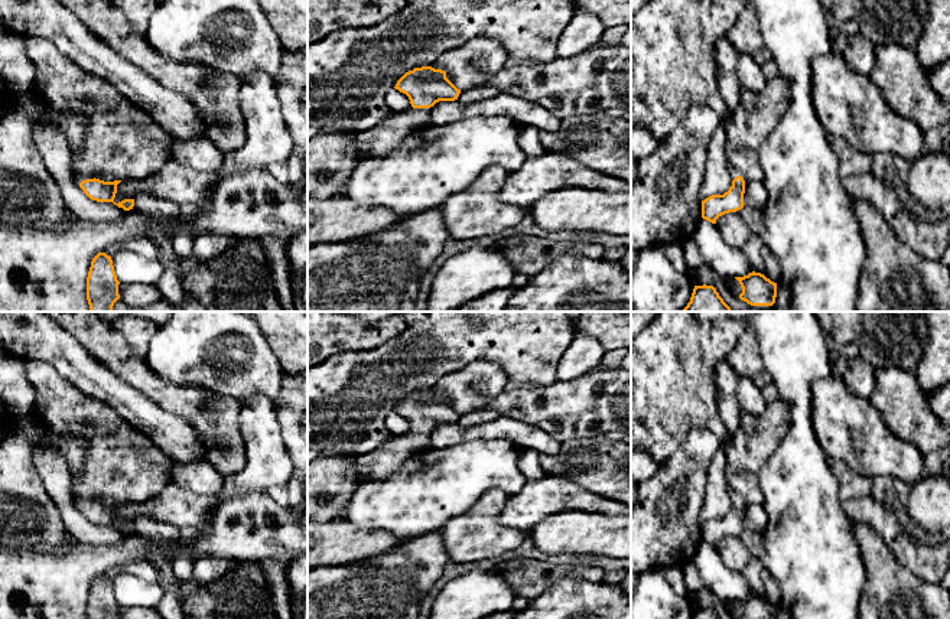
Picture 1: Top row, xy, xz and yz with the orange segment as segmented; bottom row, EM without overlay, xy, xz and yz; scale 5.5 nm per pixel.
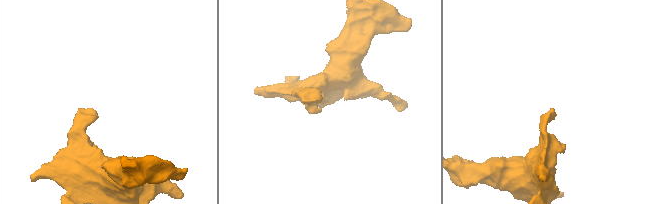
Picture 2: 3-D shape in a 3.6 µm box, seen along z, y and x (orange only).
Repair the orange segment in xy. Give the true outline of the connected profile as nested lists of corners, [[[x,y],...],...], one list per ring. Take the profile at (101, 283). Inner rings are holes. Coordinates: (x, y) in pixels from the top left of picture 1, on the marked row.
[[[98,253],[87,277],[87,300],[91,312],[114,312],[113,306],[120,299],[113,260],[105,253]]]

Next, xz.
[[[432,66],[406,72],[394,88],[409,97],[411,108],[391,111],[378,124],[357,131],[354,144],[359,162],[383,159],[393,153],[411,134],[432,126],[430,107],[439,101],[455,101],[461,94],[445,71]]]

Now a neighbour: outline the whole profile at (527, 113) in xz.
[[[500,92],[497,97],[472,104],[439,101],[430,110],[430,121],[435,126],[461,121],[472,115],[508,115],[523,126],[533,126],[540,131],[556,131],[562,120],[544,107],[511,94]]]

